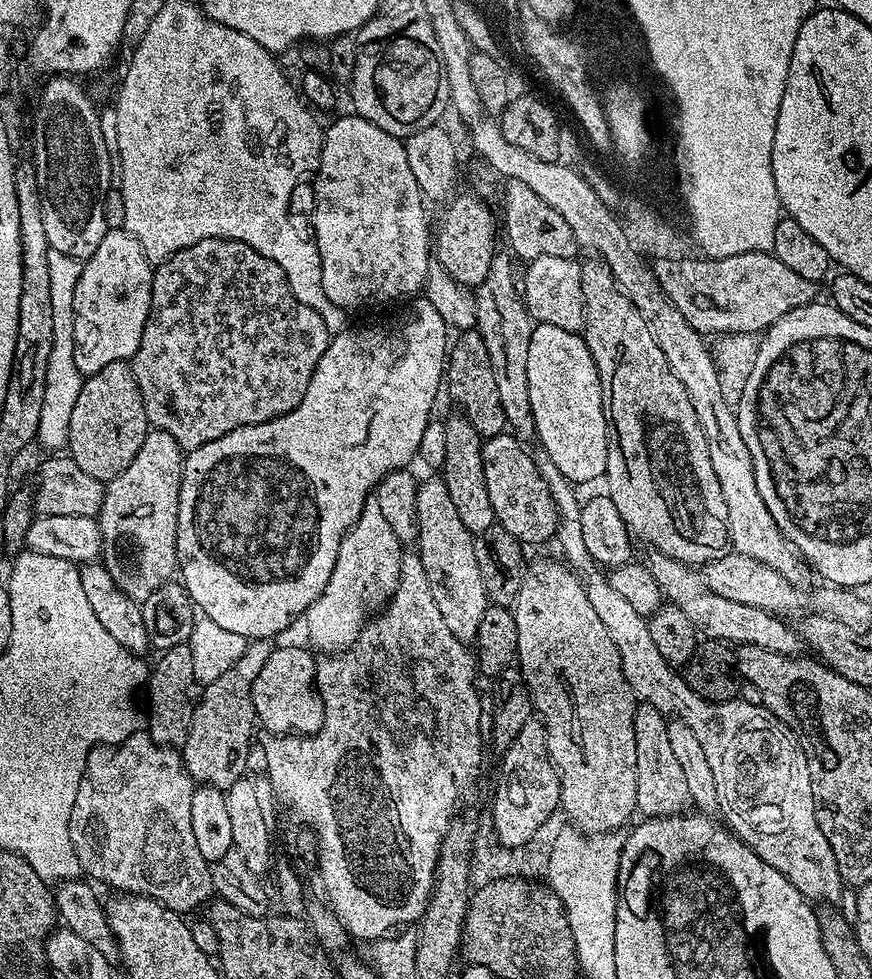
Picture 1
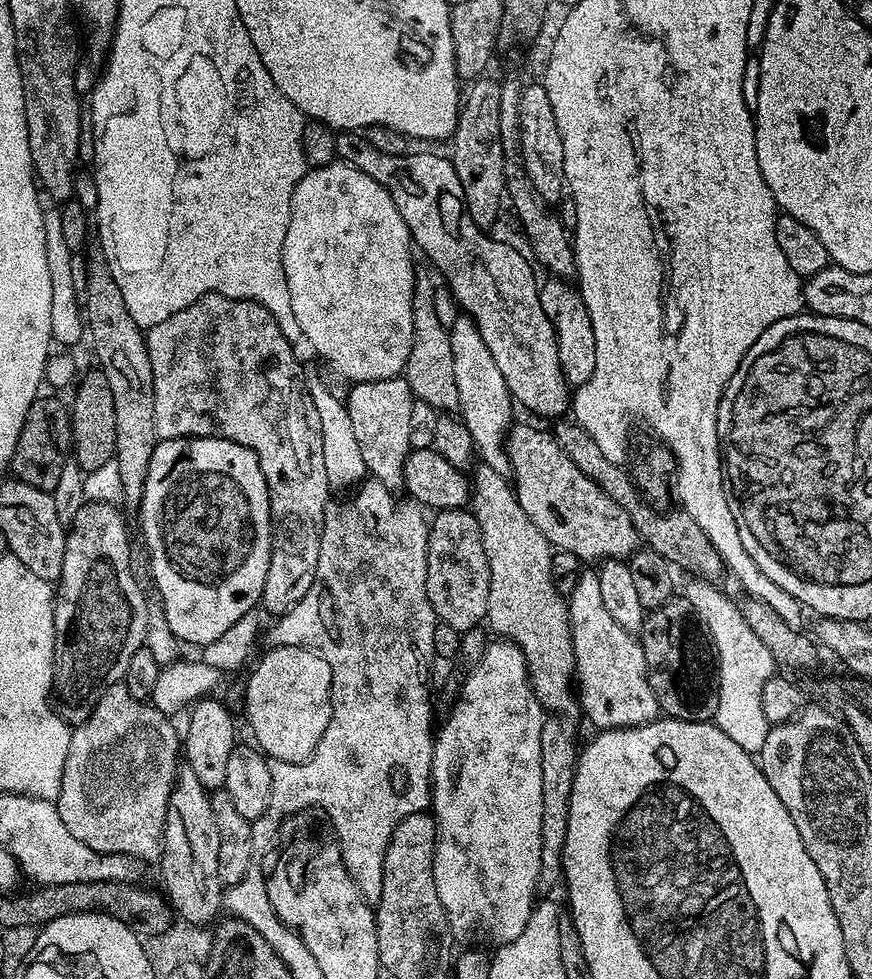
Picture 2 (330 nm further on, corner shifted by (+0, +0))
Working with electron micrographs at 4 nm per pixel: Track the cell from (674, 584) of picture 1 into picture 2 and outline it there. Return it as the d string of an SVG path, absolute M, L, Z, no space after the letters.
M513 423L508 430L506 451L518 502L553 549L569 551L581 562L603 562L624 560L641 547L630 515L571 461L551 431Z

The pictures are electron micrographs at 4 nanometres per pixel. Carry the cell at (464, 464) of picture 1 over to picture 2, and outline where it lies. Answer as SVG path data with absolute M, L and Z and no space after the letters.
M467 507L442 508L431 517L428 526L426 598L430 598L430 606L437 621L446 626L454 626L454 630L460 633L485 623L490 598L490 566L486 562L486 549L482 547L482 530L478 530L478 518L474 518Z

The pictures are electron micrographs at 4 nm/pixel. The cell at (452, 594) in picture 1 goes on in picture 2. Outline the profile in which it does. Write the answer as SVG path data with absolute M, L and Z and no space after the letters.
M403 375L385 380L362 380L353 383L348 391L346 403L350 422L354 426L354 440L357 448L362 450L367 475L371 479L381 480L393 494L405 487L404 467L413 449L410 442L410 406L413 399Z

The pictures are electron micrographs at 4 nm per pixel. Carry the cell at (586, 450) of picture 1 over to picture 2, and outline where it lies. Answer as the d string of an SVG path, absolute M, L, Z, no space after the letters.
M340 132L336 137L337 157L343 163L362 170L362 174L370 174L370 178L381 184L390 198L394 198L394 206L398 206L398 214L402 214L402 222L406 222L410 230L413 245L428 255L429 262L433 264L431 267L444 275L443 283L459 304L459 311L478 326L478 334L482 334L482 342L486 342L486 347L490 349L490 358L494 358L502 378L506 378L513 401L519 407L521 404L529 408L536 416L563 417L570 408L570 385L558 358L554 326L542 310L540 284L532 273L533 261L527 255L524 257L514 245L504 240L491 240L489 233L473 222L464 205L462 182L458 182L458 174L447 155L414 152L403 156L384 154L372 146L363 134L356 132Z

